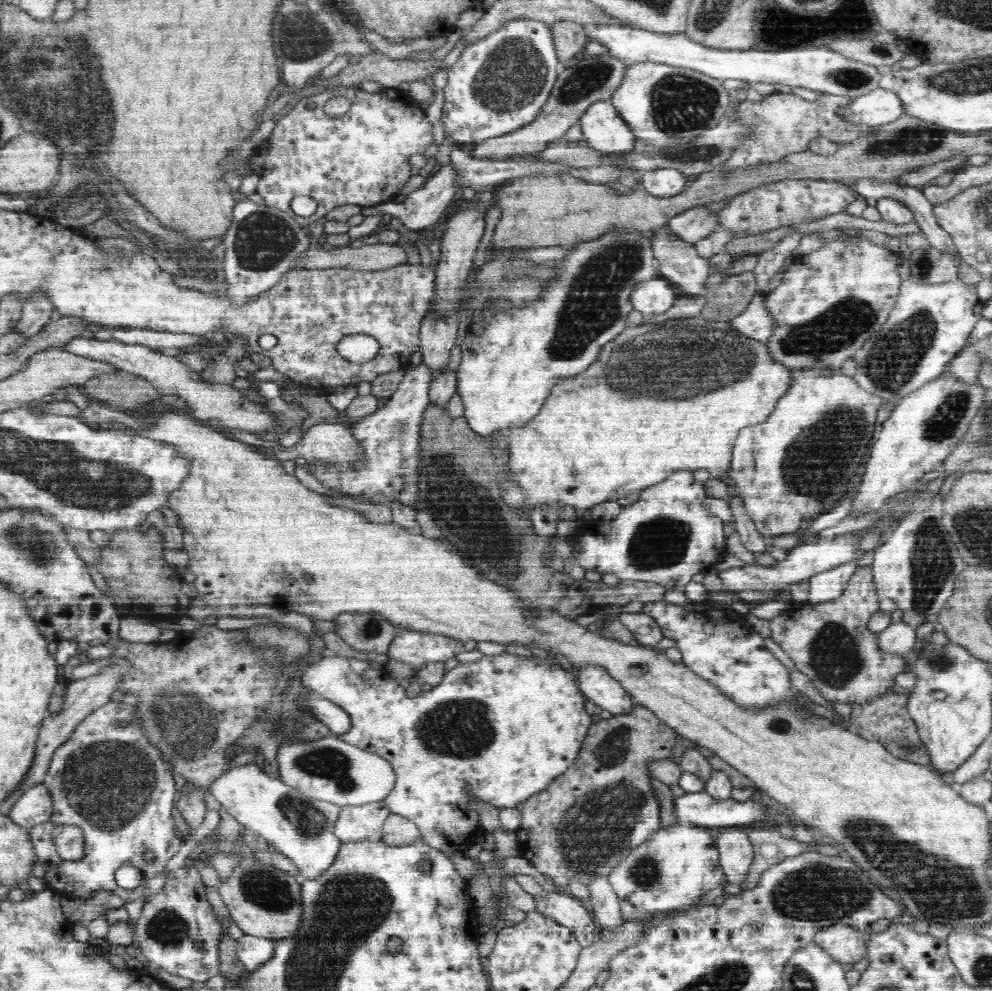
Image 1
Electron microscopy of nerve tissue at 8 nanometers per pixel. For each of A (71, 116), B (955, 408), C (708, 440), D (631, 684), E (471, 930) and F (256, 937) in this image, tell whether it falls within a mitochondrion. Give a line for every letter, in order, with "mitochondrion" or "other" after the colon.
A: mitochondrion
B: mitochondrion
C: other
D: other
E: other
F: other

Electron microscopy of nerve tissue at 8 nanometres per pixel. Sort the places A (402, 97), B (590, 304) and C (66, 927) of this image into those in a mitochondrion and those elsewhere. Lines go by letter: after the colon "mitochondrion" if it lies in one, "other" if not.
A: other
B: mitochondrion
C: other

